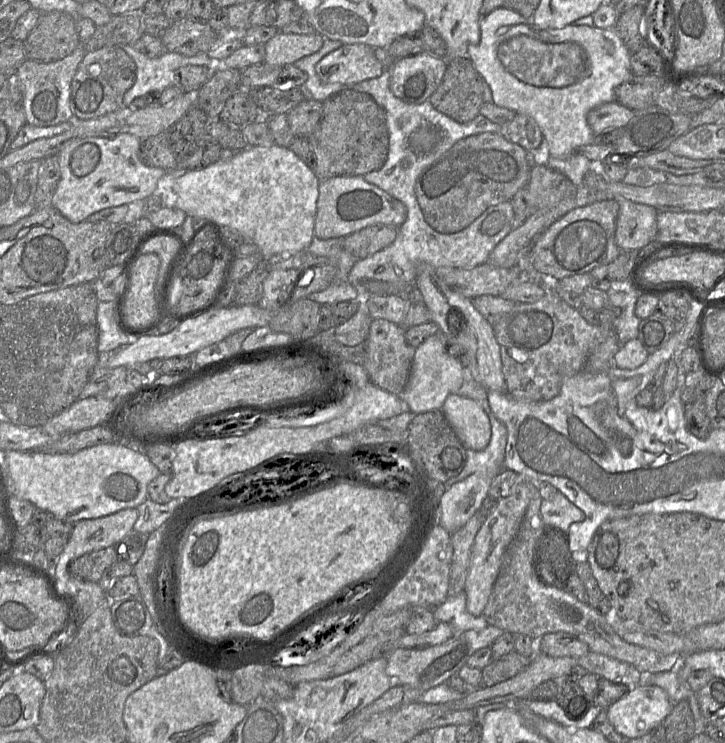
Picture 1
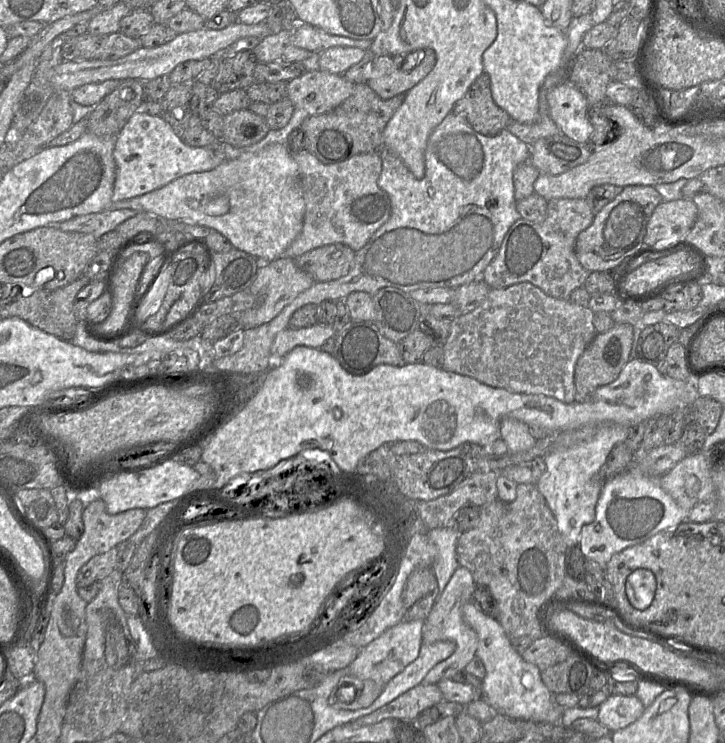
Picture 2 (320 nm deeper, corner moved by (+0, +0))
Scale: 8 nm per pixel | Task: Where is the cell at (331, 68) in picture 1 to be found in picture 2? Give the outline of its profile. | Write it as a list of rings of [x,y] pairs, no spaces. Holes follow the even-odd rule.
[[[310,71],[287,82],[287,98],[295,108],[314,116],[338,107],[353,93],[355,85],[340,74]]]

